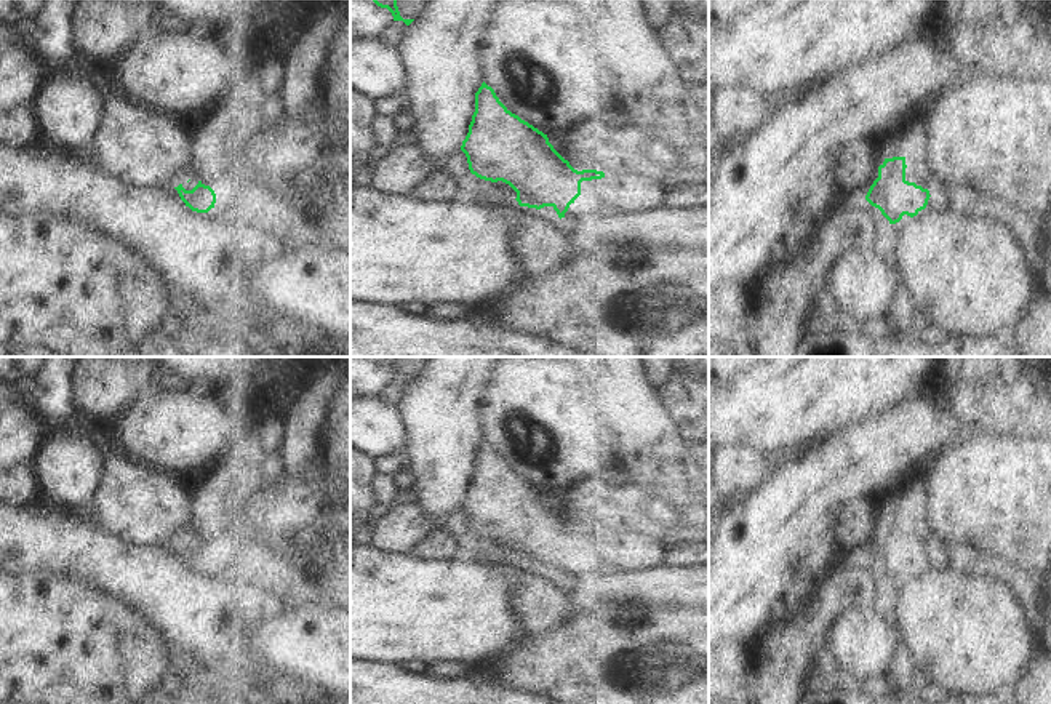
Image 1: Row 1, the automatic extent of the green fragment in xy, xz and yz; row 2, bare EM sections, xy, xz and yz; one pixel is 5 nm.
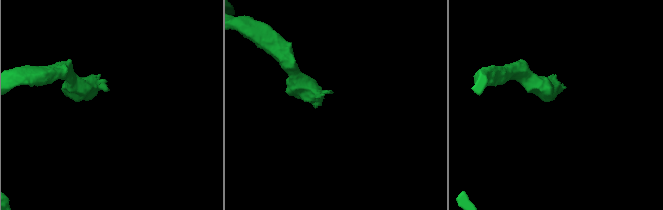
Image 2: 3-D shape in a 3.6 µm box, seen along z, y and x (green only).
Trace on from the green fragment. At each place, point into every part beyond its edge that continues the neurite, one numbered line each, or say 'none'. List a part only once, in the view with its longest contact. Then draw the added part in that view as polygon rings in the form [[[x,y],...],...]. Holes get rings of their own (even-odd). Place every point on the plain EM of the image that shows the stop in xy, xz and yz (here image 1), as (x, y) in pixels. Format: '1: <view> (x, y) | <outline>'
1: xy (242, 562) | [[[211,541],[210,546],[216,552],[216,562],[208,571],[214,576],[270,590],[285,600],[286,608],[323,600],[323,589],[309,584],[288,557],[272,554],[258,542]]]

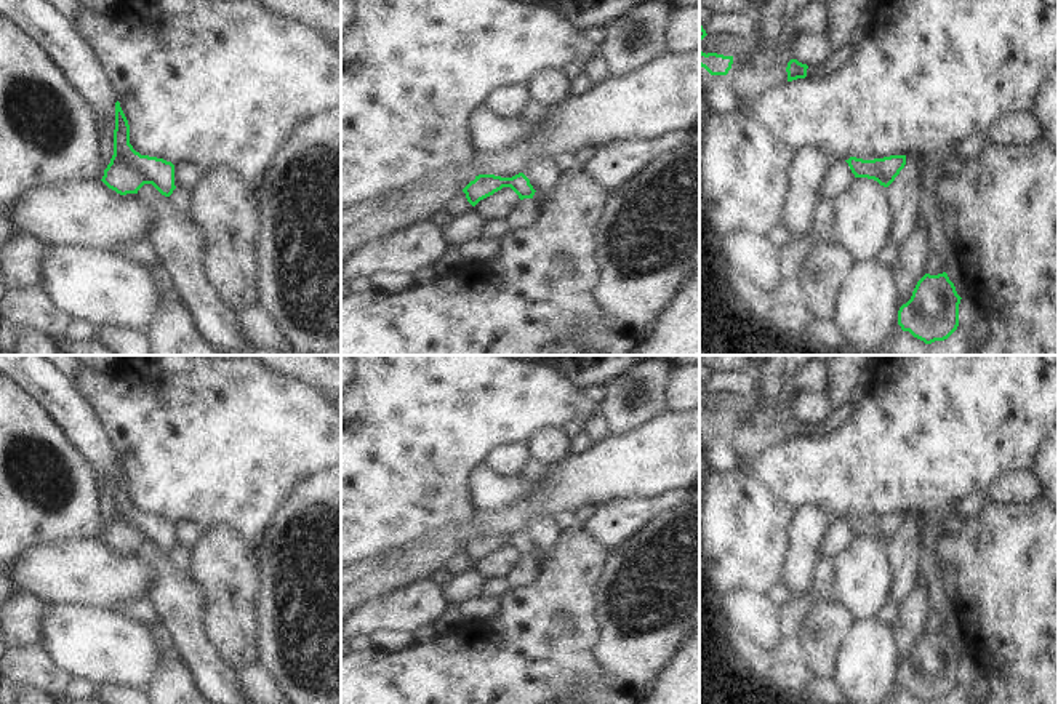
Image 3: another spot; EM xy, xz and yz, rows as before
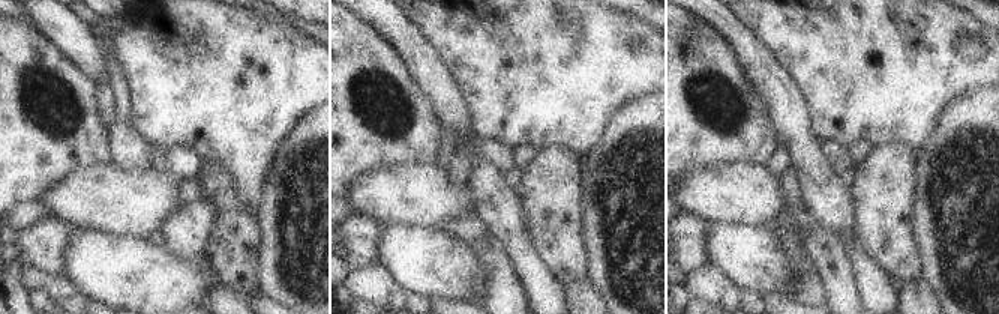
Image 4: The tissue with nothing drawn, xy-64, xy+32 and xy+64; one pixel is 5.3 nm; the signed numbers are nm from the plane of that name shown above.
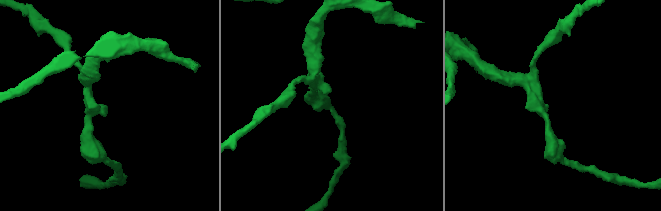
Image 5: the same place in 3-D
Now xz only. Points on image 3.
1: xz (524, 573) | [[[523,557],[511,570],[506,581],[511,589],[530,586],[539,571],[539,562],[533,557]]]

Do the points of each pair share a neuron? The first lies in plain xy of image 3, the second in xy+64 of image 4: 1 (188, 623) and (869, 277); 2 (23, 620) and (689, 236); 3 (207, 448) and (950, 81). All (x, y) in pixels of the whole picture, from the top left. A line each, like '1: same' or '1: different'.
1: same
2: same
3: same

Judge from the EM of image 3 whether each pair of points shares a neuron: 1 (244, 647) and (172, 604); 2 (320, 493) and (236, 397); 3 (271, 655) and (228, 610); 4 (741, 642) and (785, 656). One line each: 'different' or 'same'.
1: different
2: different
3: different
4: same

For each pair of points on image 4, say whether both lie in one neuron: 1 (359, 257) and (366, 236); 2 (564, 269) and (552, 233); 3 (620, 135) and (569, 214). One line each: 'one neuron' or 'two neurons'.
1: one neuron
2: one neuron
3: two neurons

